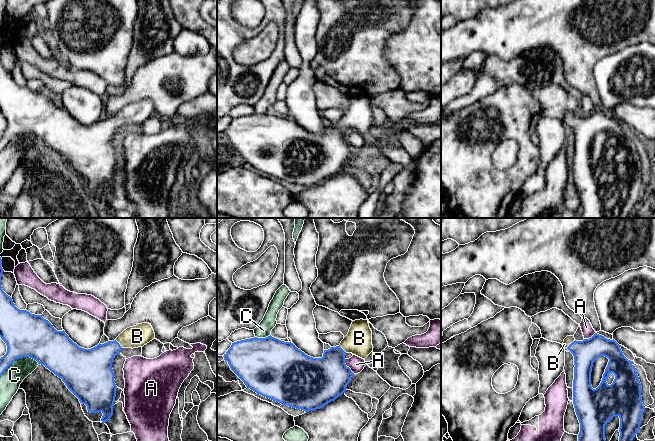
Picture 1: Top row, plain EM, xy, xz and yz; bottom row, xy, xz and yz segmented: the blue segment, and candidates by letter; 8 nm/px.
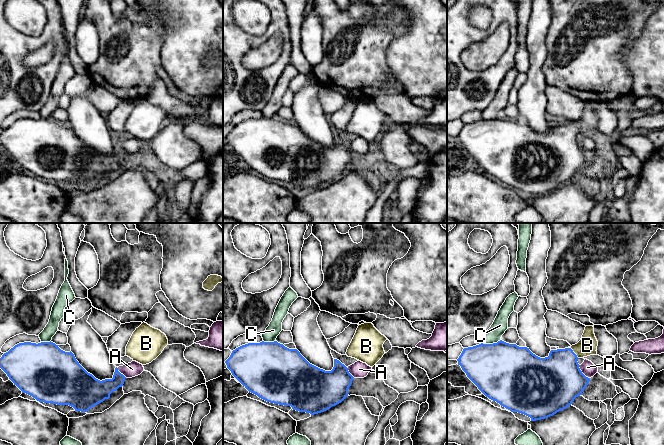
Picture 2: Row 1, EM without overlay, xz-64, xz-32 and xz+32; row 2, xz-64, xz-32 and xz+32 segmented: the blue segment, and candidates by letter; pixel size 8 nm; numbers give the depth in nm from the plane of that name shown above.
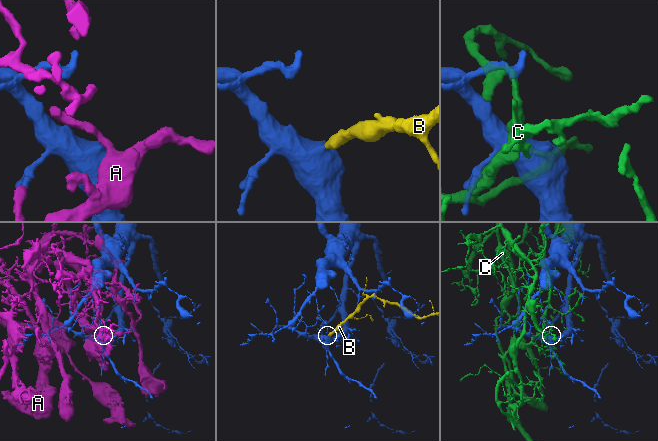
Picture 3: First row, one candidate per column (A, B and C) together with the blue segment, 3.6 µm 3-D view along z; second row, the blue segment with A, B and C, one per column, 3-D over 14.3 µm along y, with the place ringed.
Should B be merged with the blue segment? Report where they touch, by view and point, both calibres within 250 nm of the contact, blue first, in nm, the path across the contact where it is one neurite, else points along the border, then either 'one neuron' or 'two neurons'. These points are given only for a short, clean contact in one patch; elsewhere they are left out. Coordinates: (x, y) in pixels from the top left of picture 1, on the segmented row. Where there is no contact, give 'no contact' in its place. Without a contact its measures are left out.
meets blue in yz at (571, 343); 200 nm thick on the blue side, 70 nm on the other; runs through yz (585, 352), (576, 348), (571, 343), (568, 340); one neuron

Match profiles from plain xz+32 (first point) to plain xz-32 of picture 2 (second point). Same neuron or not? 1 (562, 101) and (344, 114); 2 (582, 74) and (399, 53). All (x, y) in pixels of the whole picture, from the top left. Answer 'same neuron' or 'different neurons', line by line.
1: different neurons
2: different neurons

